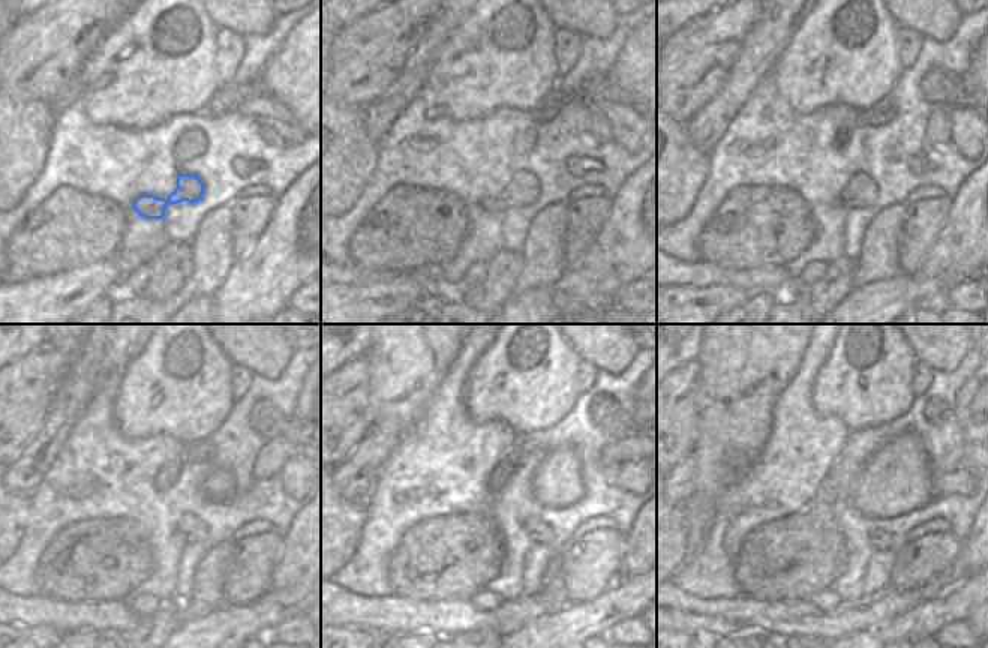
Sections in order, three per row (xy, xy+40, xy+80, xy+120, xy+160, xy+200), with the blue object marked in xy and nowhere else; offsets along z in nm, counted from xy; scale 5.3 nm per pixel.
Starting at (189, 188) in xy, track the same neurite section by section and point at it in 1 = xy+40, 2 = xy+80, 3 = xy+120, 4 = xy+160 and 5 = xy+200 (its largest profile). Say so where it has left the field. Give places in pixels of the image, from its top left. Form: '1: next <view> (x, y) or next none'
1: next xy+40 (523, 188)
2: next xy+80 (861, 191)
3: next xy+120 (194, 530)
4: next xy+160 (540, 533)
5: next xy+200 (880, 540)

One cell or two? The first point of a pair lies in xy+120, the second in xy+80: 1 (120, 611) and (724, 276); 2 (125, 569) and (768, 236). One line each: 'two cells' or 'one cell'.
1: one cell
2: one cell

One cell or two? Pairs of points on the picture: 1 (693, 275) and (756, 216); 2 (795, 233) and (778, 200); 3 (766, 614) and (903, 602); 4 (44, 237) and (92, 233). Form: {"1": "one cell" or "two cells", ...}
{"1": "two cells", "2": "one cell", "3": "one cell", "4": "one cell"}

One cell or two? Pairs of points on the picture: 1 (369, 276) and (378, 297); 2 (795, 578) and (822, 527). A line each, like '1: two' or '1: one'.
1: two
2: one

